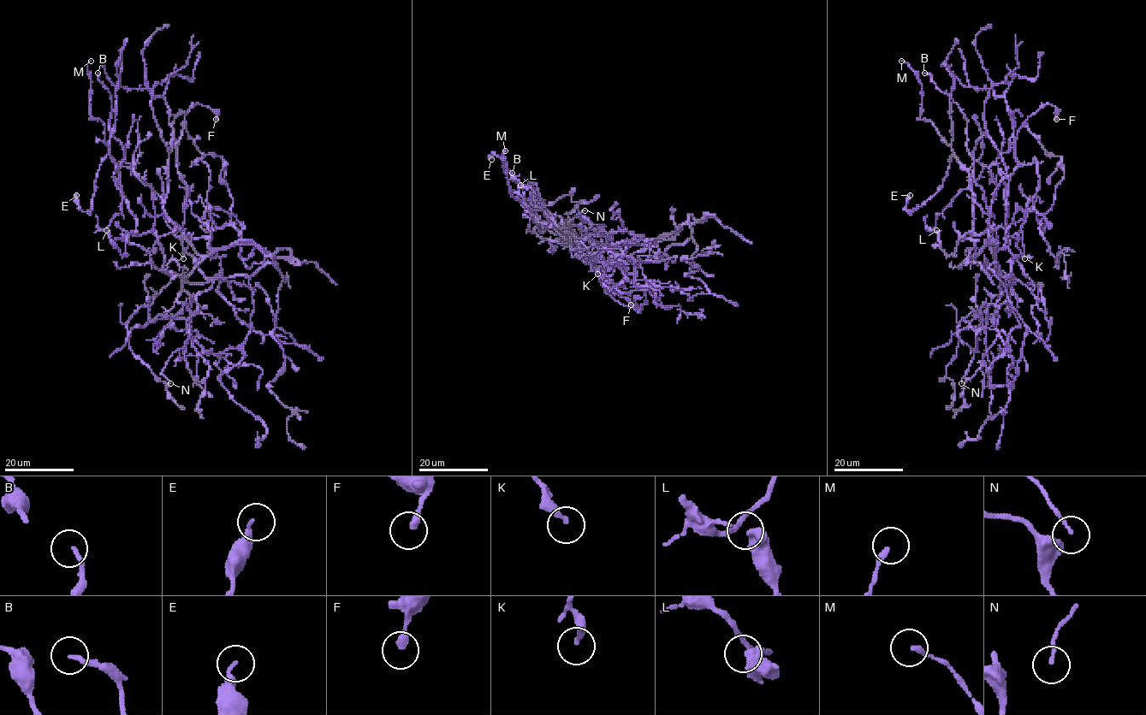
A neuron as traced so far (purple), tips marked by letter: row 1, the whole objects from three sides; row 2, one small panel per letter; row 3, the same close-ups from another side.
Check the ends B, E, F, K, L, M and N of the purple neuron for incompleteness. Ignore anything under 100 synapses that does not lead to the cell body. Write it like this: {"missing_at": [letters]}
{"missing_at": []}

